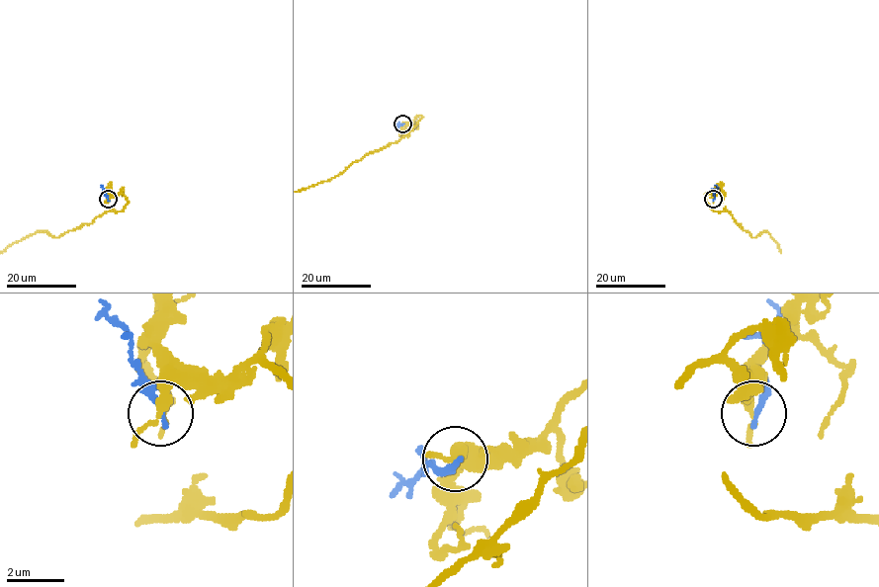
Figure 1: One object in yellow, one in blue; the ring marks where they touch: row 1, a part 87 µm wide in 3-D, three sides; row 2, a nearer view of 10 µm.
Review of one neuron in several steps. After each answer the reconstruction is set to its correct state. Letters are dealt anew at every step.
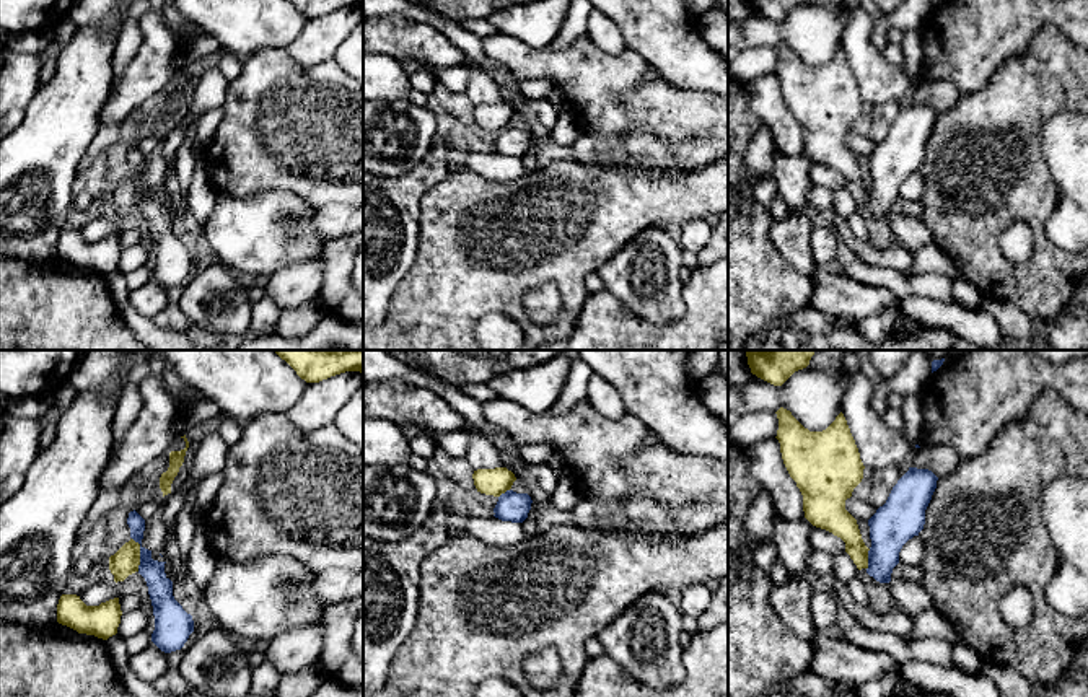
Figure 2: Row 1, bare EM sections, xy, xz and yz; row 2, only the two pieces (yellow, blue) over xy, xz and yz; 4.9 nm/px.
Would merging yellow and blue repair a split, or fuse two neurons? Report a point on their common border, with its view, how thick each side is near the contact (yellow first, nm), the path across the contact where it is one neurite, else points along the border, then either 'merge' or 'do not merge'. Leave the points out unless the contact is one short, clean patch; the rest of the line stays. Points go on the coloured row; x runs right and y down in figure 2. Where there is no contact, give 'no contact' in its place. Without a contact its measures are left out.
meets yellow in xy at (139, 554); 140 nm thick on the yellow side, 130 nm on the other; border along xy (132, 538), (139, 544), (139, 570); do not merge

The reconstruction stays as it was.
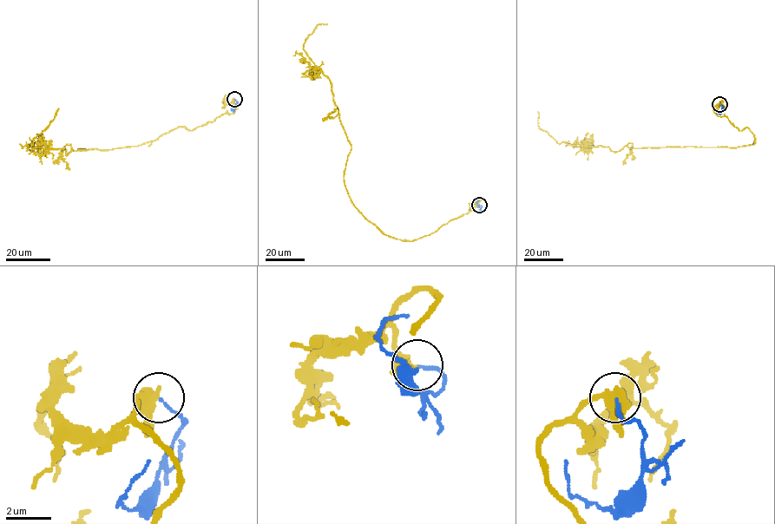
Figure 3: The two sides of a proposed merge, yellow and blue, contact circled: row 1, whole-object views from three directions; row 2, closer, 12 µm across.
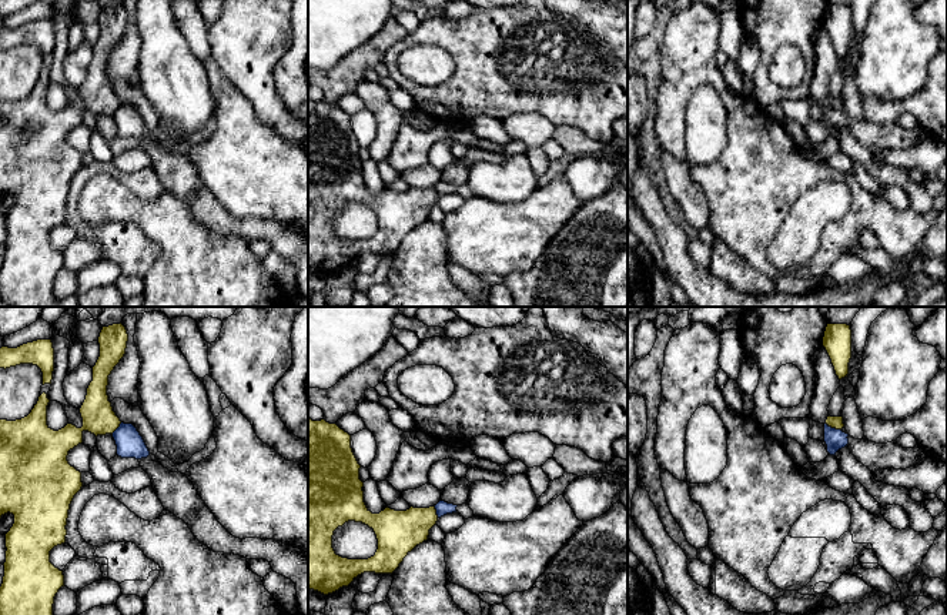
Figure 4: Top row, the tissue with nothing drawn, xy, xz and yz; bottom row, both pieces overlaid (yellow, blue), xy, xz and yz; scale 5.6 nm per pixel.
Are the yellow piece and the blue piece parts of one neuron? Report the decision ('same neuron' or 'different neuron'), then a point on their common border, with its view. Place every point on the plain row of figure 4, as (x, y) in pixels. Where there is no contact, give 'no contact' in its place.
different neuron; meets yellow in yz at (833, 107)

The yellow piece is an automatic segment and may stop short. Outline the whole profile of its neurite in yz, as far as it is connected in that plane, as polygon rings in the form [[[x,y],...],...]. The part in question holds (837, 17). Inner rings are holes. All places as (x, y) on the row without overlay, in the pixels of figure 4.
[[[827,4],[823,27],[826,29],[839,60],[847,57],[851,39],[851,10],[847,4]]]

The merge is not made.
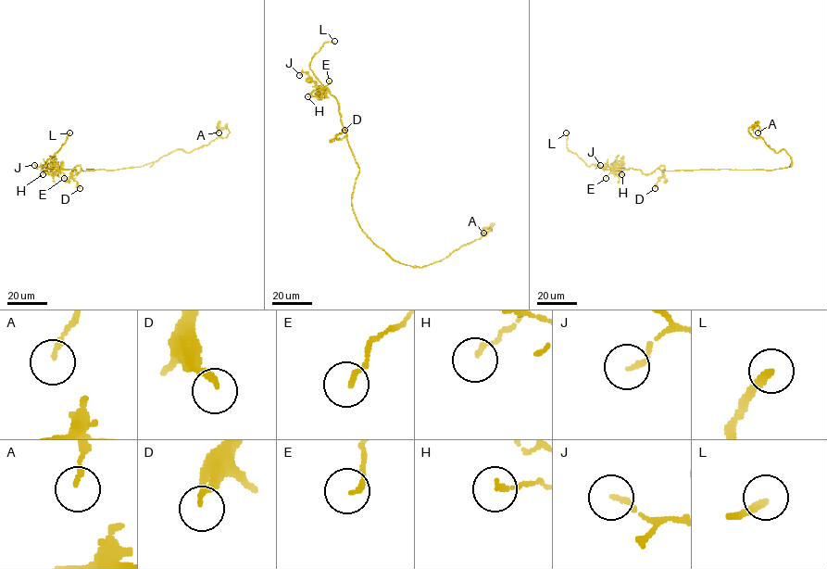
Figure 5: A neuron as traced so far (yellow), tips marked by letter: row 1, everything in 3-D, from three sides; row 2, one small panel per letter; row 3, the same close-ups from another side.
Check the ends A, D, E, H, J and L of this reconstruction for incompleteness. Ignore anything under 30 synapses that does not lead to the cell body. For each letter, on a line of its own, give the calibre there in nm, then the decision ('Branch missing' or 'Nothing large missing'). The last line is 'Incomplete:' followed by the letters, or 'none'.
A: Thickness 150 nm. Nothing large missing
D: Thickness 200 nm. Nothing large missing
E: Thickness 130 nm. Nothing large missing
H: Thickness 150 nm. Nothing large missing
J: Thickness 130 nm. Nothing large missing
L: Thickness 220 nm. Branch missing
Incomplete: L

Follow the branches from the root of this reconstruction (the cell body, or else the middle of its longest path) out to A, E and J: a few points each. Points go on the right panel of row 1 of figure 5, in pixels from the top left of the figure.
A: (734, 170), (772, 170), (792, 163), (784, 149), (776, 152), (748, 129), (757, 125), (758, 132)
E: (734, 170), (662, 171), (657, 168), (645, 174), (641, 170), (630, 168), (613, 170), (614, 172), (606, 178)
J: (734, 170), (662, 171), (657, 168), (645, 174), (639, 170), (612, 170), (613, 164), (597, 167), (600, 165)

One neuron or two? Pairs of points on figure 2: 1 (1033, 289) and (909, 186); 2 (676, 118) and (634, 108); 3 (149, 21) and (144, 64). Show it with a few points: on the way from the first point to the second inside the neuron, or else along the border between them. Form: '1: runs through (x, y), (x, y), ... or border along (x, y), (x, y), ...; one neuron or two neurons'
1: border along (917, 171), (924, 184), (921, 201); two neurons
2: runs through (666, 111), (644, 108); one neuron
3: runs through (150, 31), (150, 54); one neuron

